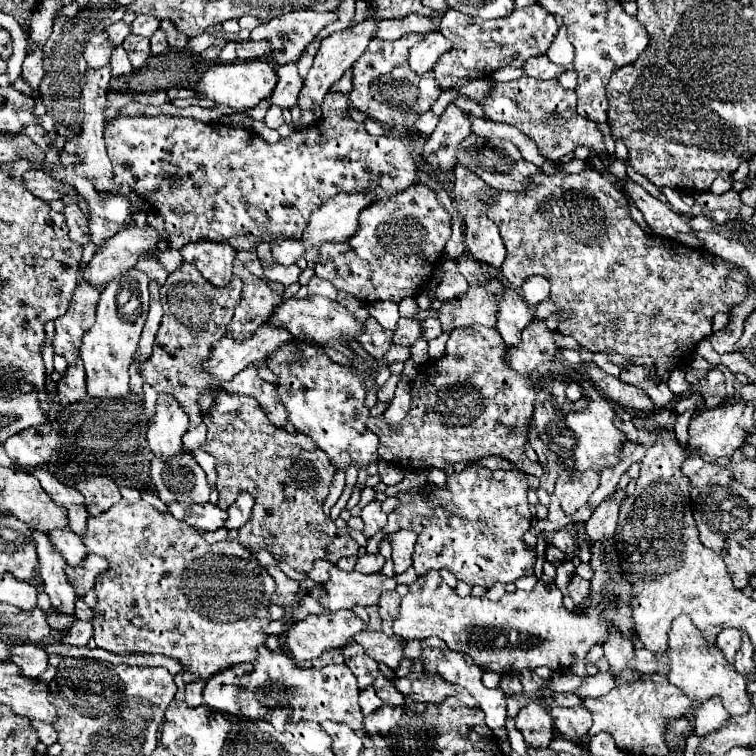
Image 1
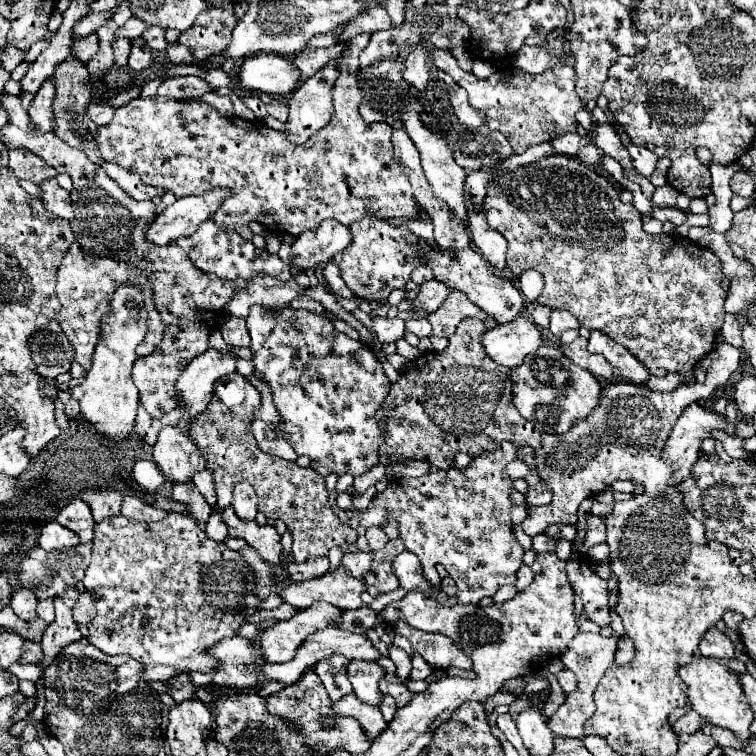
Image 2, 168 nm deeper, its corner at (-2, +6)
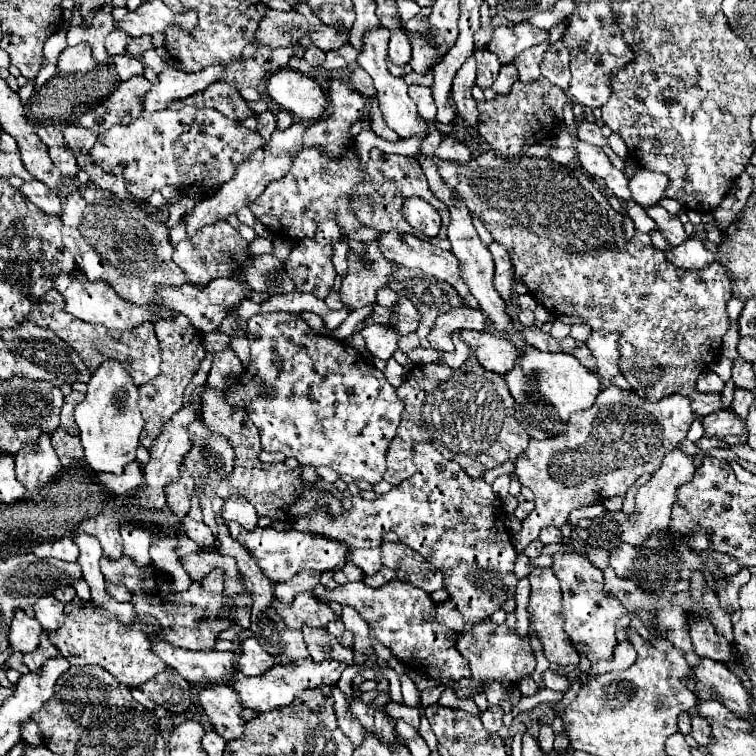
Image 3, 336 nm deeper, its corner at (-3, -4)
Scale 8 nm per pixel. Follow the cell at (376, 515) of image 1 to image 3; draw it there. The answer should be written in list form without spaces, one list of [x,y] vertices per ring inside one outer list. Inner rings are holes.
[[[355,549],[351,553],[351,561],[365,571],[365,575],[373,575],[381,569],[381,549]]]

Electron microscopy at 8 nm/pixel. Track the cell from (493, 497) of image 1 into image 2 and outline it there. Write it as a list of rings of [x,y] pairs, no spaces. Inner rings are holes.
[[[502,443],[494,453],[476,457],[466,471],[454,467],[442,471],[430,465],[422,477],[396,479],[360,511],[360,527],[382,527],[382,517],[392,517],[398,523],[406,551],[420,558],[423,574],[431,585],[440,587],[441,578],[436,570],[436,564],[440,563],[458,587],[456,603],[476,605],[512,581],[522,565],[524,551],[514,539],[508,515],[512,507],[512,479],[506,475],[506,465],[514,459],[516,447]]]

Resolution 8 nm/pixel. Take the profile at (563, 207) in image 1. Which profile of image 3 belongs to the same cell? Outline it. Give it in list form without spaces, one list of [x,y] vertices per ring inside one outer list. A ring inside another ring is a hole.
[[[489,151],[489,153],[479,153],[473,163],[465,163],[465,165],[457,165],[457,163],[449,163],[449,161],[441,161],[437,159],[437,167],[439,167],[439,173],[443,177],[443,181],[451,187],[451,189],[457,189],[457,193],[461,195],[461,199],[465,201],[465,205],[469,207],[471,213],[477,213],[487,231],[493,235],[495,241],[499,243],[505,243],[505,249],[509,251],[509,257],[511,257],[511,263],[513,263],[513,273],[515,273],[515,281],[521,281],[529,293],[533,295],[533,299],[543,305],[553,317],[561,317],[561,315],[571,315],[571,317],[579,317],[585,321],[585,325],[591,329],[591,331],[597,331],[597,329],[603,329],[603,331],[611,331],[611,333],[617,333],[619,335],[619,351],[621,351],[621,359],[619,359],[619,367],[621,367],[621,373],[623,377],[631,383],[633,391],[637,395],[641,395],[643,399],[651,399],[651,401],[657,401],[657,399],[663,399],[665,395],[671,395],[671,393],[681,393],[685,397],[691,399],[691,407],[696,415],[709,415],[713,411],[719,411],[723,409],[721,407],[720,393],[699,393],[697,387],[695,387],[695,379],[709,371],[711,365],[719,359],[719,349],[721,349],[721,339],[723,335],[727,333],[729,329],[729,317],[727,317],[727,311],[725,311],[725,305],[727,301],[731,299],[731,279],[729,279],[729,273],[727,269],[721,265],[721,263],[709,263],[701,269],[681,269],[681,267],[675,267],[663,251],[655,249],[653,243],[651,243],[651,237],[645,235],[645,233],[639,233],[635,231],[635,235],[631,239],[625,237],[625,227],[623,227],[623,215],[617,213],[607,197],[603,195],[603,191],[599,189],[597,181],[593,179],[593,175],[589,175],[583,167],[575,165],[575,167],[567,167],[567,165],[557,165],[555,161],[551,159],[533,159],[533,157],[517,157],[517,159],[503,159],[501,155]]]

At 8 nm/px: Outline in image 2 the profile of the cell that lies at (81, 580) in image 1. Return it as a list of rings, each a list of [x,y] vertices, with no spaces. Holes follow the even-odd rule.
[[[76,545],[76,547],[60,549],[60,551],[44,551],[40,547],[34,547],[20,561],[20,579],[18,581],[26,589],[32,589],[40,601],[60,595],[62,587],[66,589],[68,585],[76,585],[78,581],[84,579],[84,571],[90,565],[90,553],[92,553],[92,545]]]

